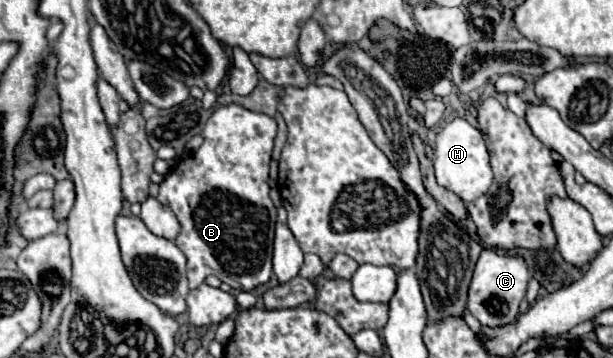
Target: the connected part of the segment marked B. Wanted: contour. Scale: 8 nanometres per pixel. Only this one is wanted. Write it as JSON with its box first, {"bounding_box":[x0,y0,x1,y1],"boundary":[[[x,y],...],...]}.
{"bounding_box":[158,105,276,291],"boundary":[[[226,105],[226,107],[218,107],[212,117],[208,119],[204,131],[202,131],[204,143],[198,151],[188,153],[186,157],[182,157],[178,161],[178,165],[164,177],[164,181],[160,183],[160,193],[158,193],[158,201],[168,205],[174,215],[180,221],[180,235],[176,237],[176,245],[180,247],[180,251],[186,255],[188,259],[188,281],[190,281],[190,289],[198,287],[204,283],[204,279],[208,275],[218,277],[222,283],[228,283],[234,291],[252,291],[260,285],[266,285],[270,281],[272,275],[272,241],[274,241],[274,225],[276,225],[276,207],[268,195],[270,187],[268,187],[268,165],[272,159],[272,147],[274,147],[274,137],[276,137],[276,121],[264,113],[254,113],[248,109],[242,109],[240,105]]]}

